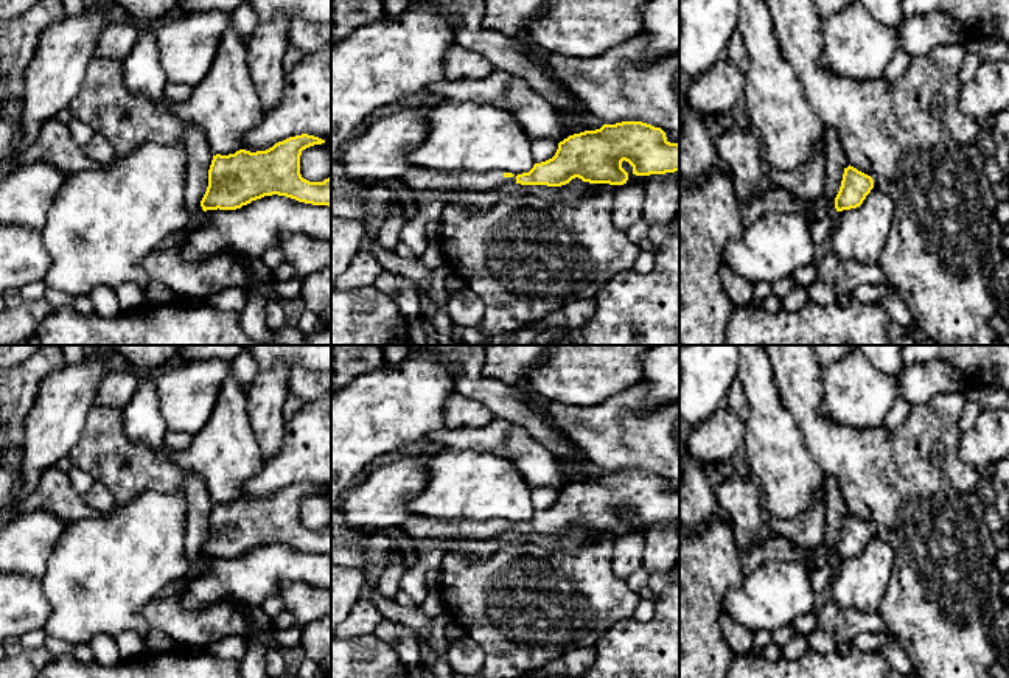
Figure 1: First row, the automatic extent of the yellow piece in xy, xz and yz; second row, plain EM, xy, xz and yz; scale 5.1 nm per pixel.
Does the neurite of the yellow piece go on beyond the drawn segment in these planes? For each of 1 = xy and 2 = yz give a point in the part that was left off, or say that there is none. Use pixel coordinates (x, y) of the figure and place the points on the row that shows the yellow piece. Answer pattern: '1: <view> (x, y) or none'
1: none
2: none

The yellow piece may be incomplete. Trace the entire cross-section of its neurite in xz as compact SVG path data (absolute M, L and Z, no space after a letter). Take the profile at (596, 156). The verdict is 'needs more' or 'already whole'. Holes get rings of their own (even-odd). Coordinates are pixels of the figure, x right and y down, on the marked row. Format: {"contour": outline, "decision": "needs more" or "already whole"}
{"contour": "M622 121L616 124L603 124L595 131L585 131L569 135L558 143L555 156L546 162L535 163L529 173L440 173L428 168L410 166L401 176L401 180L414 191L454 191L454 190L494 190L504 182L516 182L521 185L547 185L561 187L578 177L589 183L623 185L628 173L622 168L622 162L633 166L633 174L650 176L679 171L679 145L670 143L661 128L642 121Z", "decision": "needs more"}

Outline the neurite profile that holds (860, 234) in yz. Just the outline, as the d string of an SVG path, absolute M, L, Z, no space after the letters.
M874 187L860 207L838 211L829 241L836 257L878 263L891 235L894 210L892 199Z

